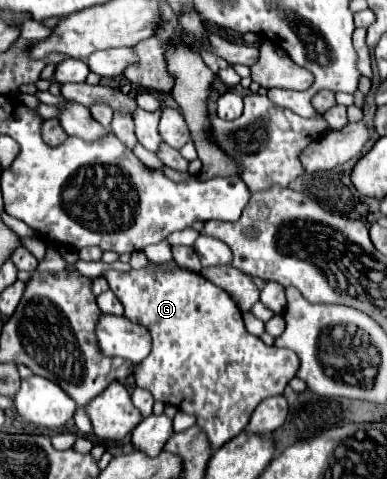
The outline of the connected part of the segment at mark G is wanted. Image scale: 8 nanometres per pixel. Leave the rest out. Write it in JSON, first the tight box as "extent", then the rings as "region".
{"extent":[101,268,299,450],"region":[[[141,268],[129,272],[105,270],[101,276],[125,306],[125,316],[147,326],[153,336],[151,354],[141,364],[137,364],[133,374],[137,386],[149,390],[155,400],[195,416],[197,426],[207,434],[211,450],[219,450],[225,442],[243,432],[255,406],[269,396],[283,394],[285,386],[295,376],[299,366],[297,354],[285,348],[267,346],[261,338],[249,334],[243,326],[241,310],[233,298],[201,274],[183,268],[175,272],[153,272]]]}

